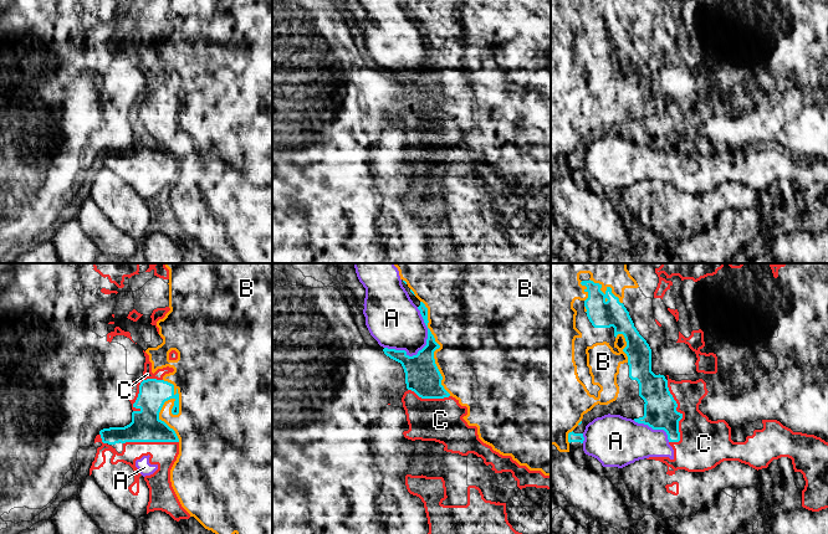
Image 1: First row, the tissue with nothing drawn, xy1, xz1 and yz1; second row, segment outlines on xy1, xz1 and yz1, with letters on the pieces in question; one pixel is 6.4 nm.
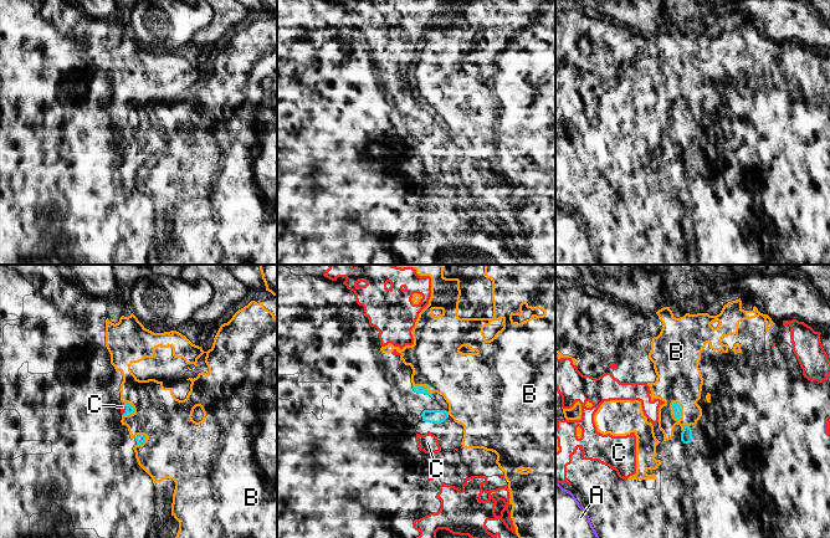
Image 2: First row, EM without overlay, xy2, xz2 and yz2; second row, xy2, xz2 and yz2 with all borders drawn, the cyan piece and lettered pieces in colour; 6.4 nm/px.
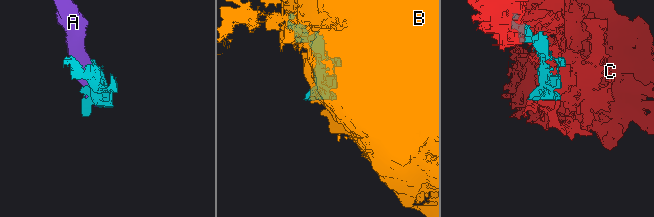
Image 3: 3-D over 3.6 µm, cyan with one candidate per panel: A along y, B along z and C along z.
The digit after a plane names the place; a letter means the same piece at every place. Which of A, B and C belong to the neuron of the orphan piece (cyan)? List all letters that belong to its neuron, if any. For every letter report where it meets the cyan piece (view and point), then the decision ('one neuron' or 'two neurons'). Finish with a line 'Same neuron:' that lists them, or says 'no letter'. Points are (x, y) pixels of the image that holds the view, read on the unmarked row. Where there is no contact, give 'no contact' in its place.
A: meets cyan in xz1 at (424, 68); two neurons
B: meets cyan in xy1 at (174, 124); two neurons
C: meets cyan in yz1 at (676, 133); two neurons
Same neuron: no letter

